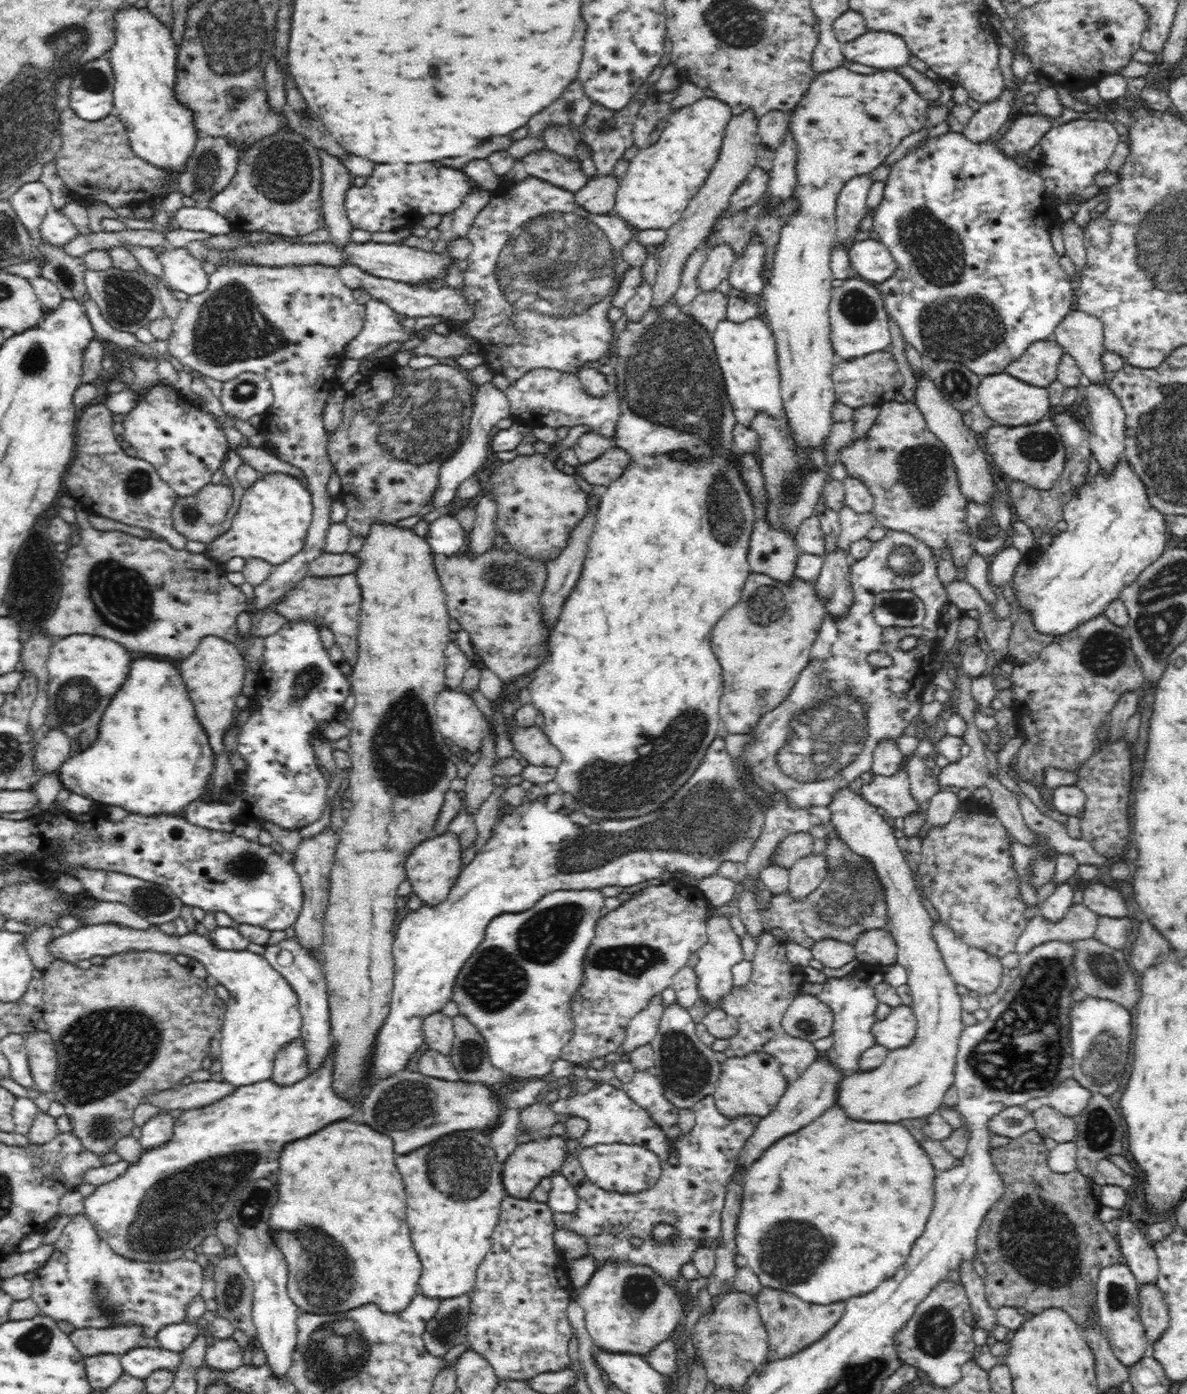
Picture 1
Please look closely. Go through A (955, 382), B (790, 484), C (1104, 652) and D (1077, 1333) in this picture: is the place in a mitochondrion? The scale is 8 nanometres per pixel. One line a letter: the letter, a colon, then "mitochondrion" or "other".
A: mitochondrion
B: mitochondrion
C: mitochondrion
D: other

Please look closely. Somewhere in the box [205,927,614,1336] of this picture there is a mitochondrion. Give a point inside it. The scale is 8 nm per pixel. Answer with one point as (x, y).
(456, 1170)

